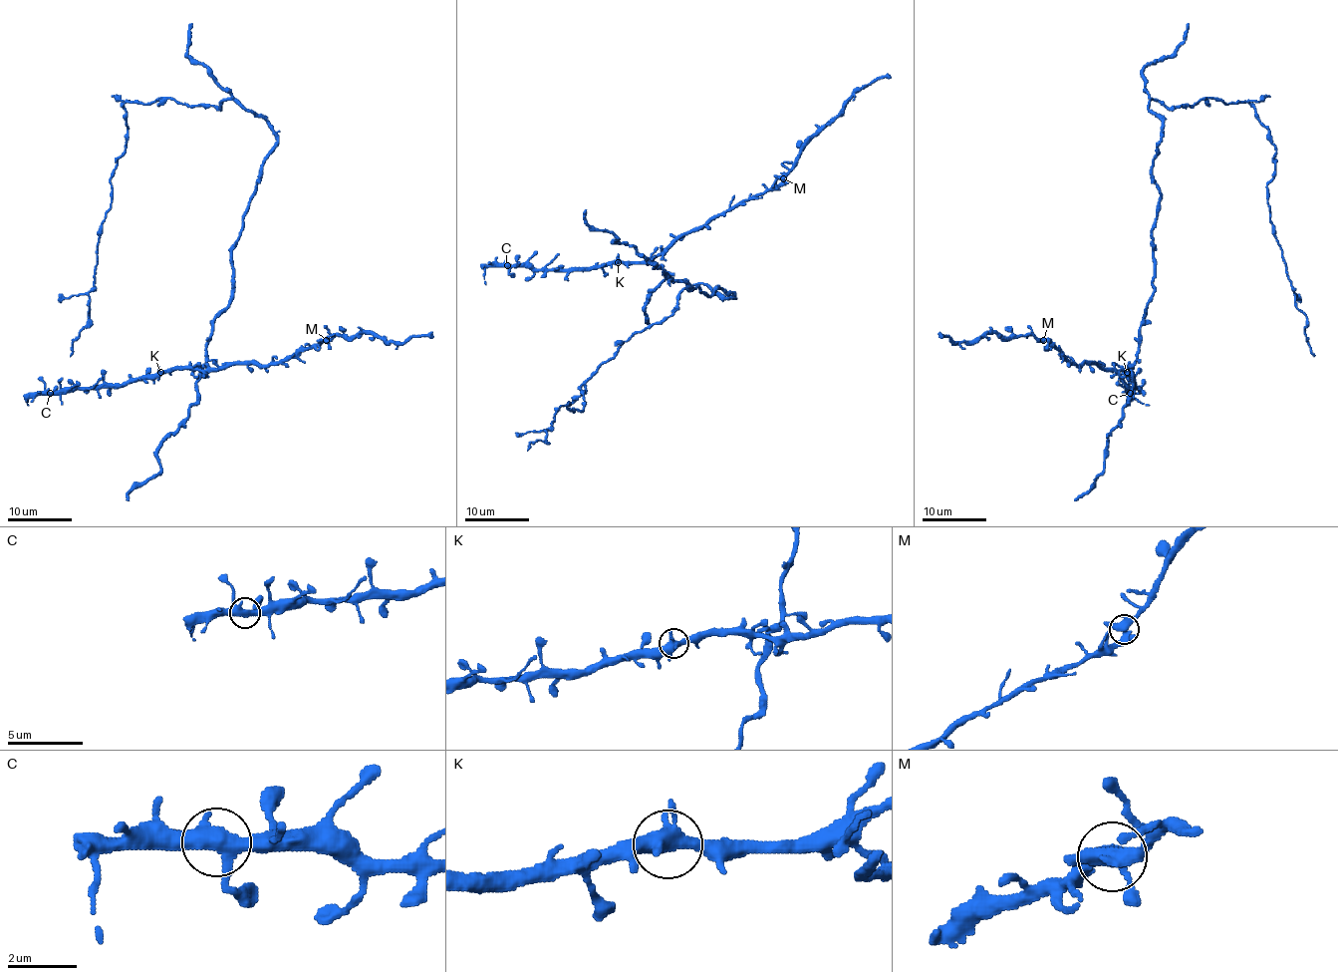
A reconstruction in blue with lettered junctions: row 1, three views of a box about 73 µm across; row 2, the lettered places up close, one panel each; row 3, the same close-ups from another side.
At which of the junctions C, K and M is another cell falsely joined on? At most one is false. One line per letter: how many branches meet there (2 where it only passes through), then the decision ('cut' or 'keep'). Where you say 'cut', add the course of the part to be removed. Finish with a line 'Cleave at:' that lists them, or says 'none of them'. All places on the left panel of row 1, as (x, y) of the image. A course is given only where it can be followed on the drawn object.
C: 4 | keep
K: 4 | keep
M: 4 | keep
Cleave at: none of them

